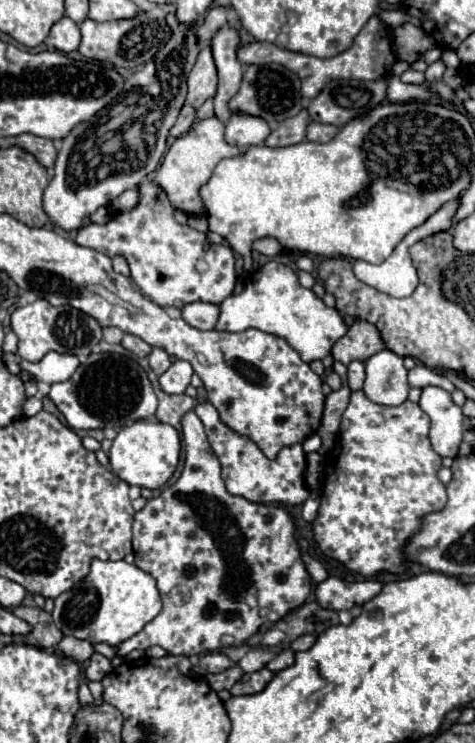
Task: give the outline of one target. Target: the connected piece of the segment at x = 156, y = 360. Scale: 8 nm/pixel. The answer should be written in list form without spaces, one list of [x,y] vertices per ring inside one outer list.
[[[155,347],[155,349],[151,351],[151,355],[149,355],[149,367],[151,367],[157,375],[163,375],[163,373],[169,369],[169,365],[171,365],[171,357],[167,355],[167,351],[161,349],[161,347]]]

